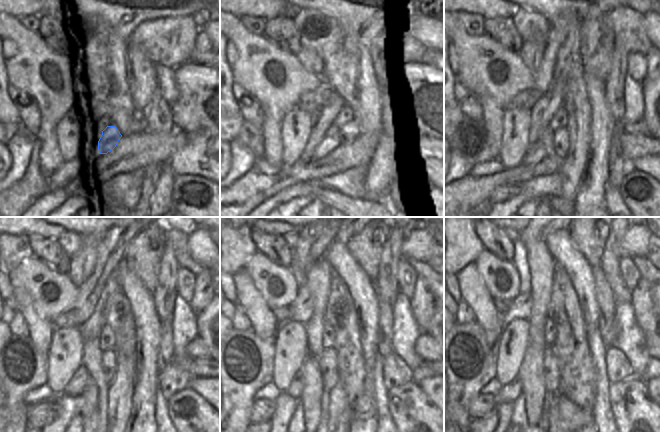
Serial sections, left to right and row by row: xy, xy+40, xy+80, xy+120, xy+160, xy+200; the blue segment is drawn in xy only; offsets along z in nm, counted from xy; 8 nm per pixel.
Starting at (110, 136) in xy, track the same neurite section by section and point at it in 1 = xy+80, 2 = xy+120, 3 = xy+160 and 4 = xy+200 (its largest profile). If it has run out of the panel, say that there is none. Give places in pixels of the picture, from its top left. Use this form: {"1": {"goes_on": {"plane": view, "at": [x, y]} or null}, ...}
{"1": {"goes_on": {"plane": "xy+80", "at": [546, 138]}}, "2": {"goes_on": {"plane": "xy+120", "at": [92, 359]}}, "3": {"goes_on": {"plane": "xy+160", "at": [318, 276]}}, "4": {"goes_on": {"plane": "xy+200", "at": [541, 265]}}}

